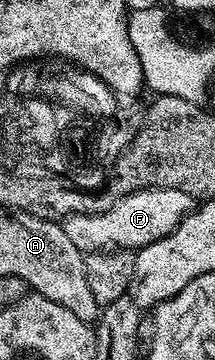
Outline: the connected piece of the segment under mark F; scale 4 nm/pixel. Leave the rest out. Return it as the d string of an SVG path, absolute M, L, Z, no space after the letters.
M150 187L139 189L114 203L101 213L78 215L71 213L63 218L66 239L74 243L81 253L95 253L98 249L130 249L139 251L150 243L162 239L178 227L178 223L194 208L194 198L186 191L174 191L174 187Z

